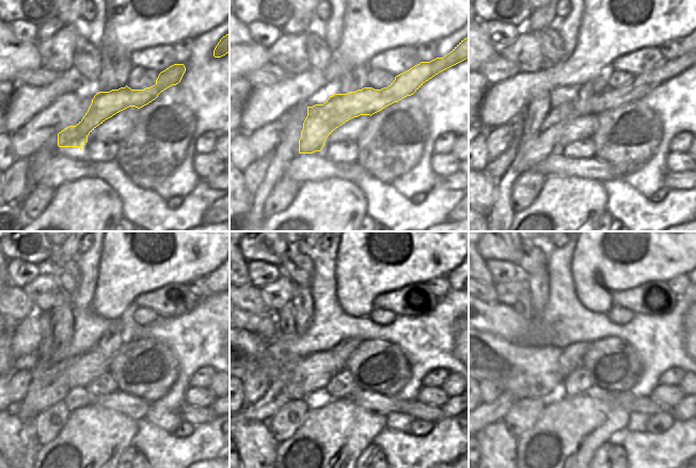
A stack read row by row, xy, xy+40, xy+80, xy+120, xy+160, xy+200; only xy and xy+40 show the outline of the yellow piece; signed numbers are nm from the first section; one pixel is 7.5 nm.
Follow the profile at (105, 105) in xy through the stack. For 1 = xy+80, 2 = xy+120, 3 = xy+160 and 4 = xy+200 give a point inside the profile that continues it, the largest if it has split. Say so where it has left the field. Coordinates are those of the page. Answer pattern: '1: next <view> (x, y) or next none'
1: next xy+80 (546, 142)
2: next xy+120 (35, 401)
3: next xy+160 (275, 397)
4: next xy+200 (490, 413)

